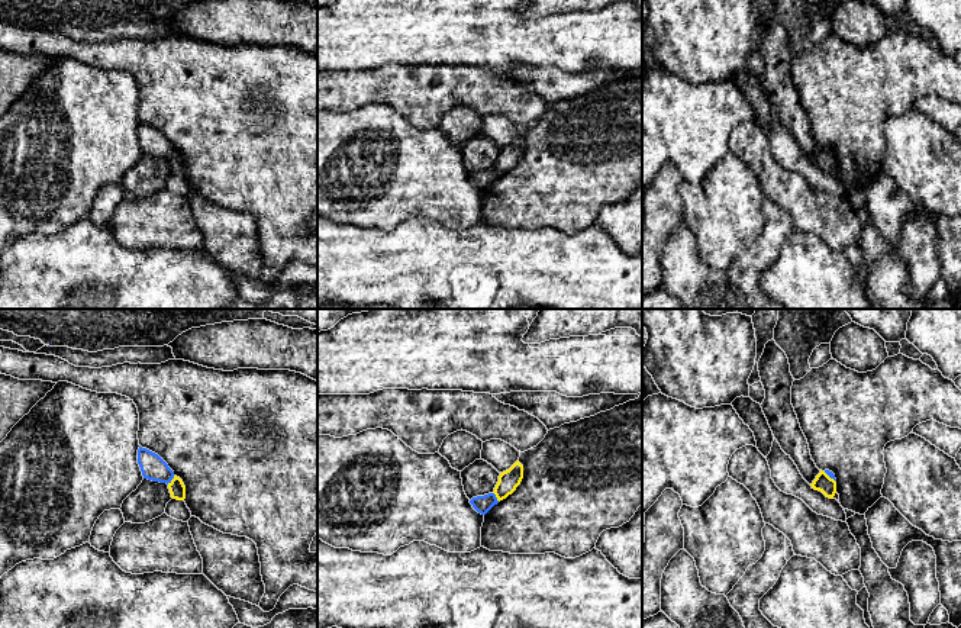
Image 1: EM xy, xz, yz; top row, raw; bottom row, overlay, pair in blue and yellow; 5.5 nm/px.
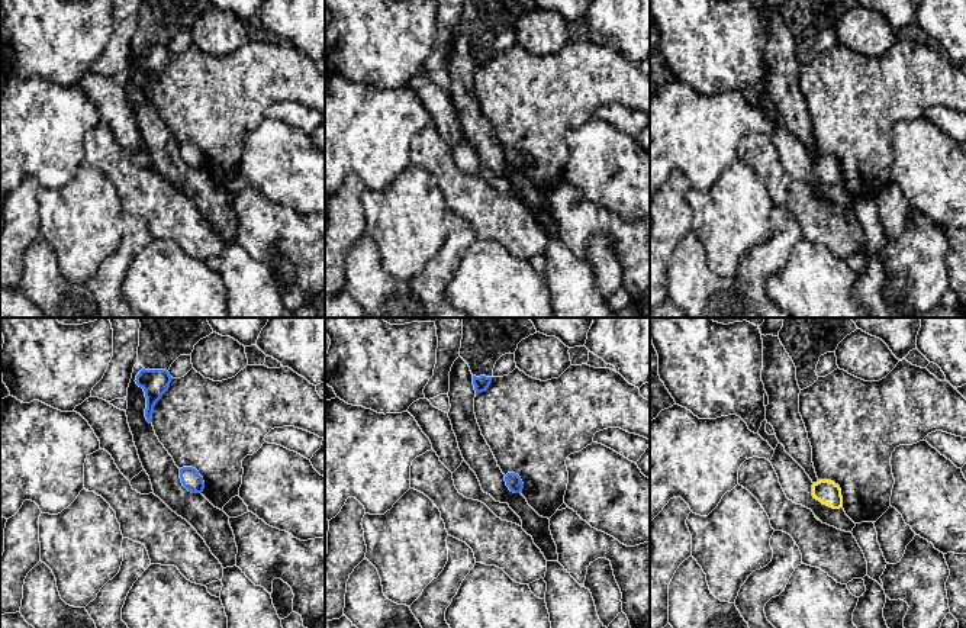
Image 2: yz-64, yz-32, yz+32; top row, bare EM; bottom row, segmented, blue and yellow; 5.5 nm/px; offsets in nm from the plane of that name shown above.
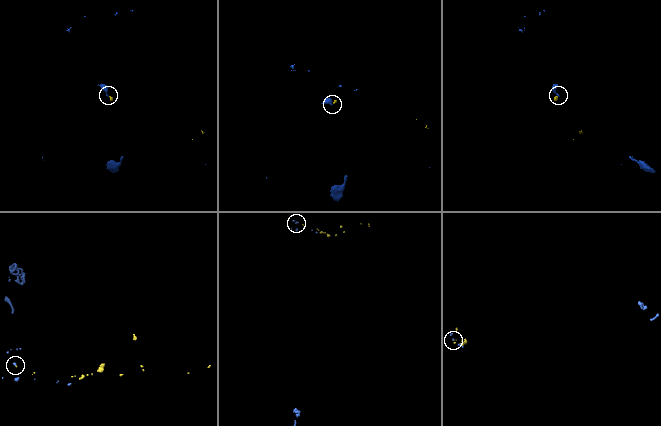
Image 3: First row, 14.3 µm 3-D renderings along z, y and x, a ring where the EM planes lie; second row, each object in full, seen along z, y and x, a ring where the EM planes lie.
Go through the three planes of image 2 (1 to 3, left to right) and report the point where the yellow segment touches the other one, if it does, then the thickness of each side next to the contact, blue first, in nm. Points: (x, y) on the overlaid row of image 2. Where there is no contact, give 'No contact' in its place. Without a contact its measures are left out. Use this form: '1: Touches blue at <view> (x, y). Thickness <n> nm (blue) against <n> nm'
1: No contact
2: No contact
3: No contact

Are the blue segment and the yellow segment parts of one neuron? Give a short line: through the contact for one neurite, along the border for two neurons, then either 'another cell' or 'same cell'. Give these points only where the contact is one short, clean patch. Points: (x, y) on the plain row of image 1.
line xy (174, 151), (167, 158); another cell

